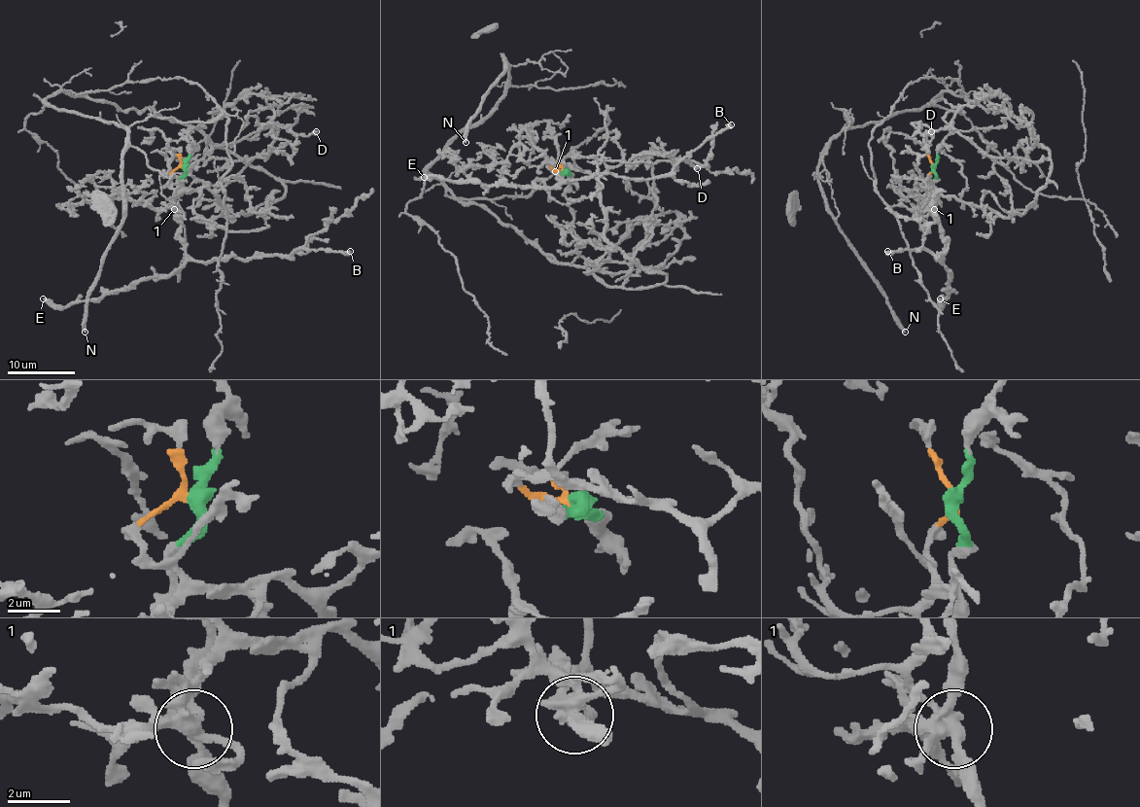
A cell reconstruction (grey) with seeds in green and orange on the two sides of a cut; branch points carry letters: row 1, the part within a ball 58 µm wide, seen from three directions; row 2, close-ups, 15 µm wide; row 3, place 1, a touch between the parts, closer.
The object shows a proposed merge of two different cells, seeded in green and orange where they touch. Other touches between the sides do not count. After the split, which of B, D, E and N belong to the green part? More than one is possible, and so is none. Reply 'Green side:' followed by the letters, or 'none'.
Green side: B, E

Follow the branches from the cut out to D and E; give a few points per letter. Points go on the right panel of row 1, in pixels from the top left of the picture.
D: (933, 166), (931, 189), (1004, 217), (1030, 203), (1051, 168), (931, 131)
E: (933, 166), (934, 217), (939, 224), (945, 244), (945, 264), (950, 274), (948, 292), (941, 306), (939, 298)

